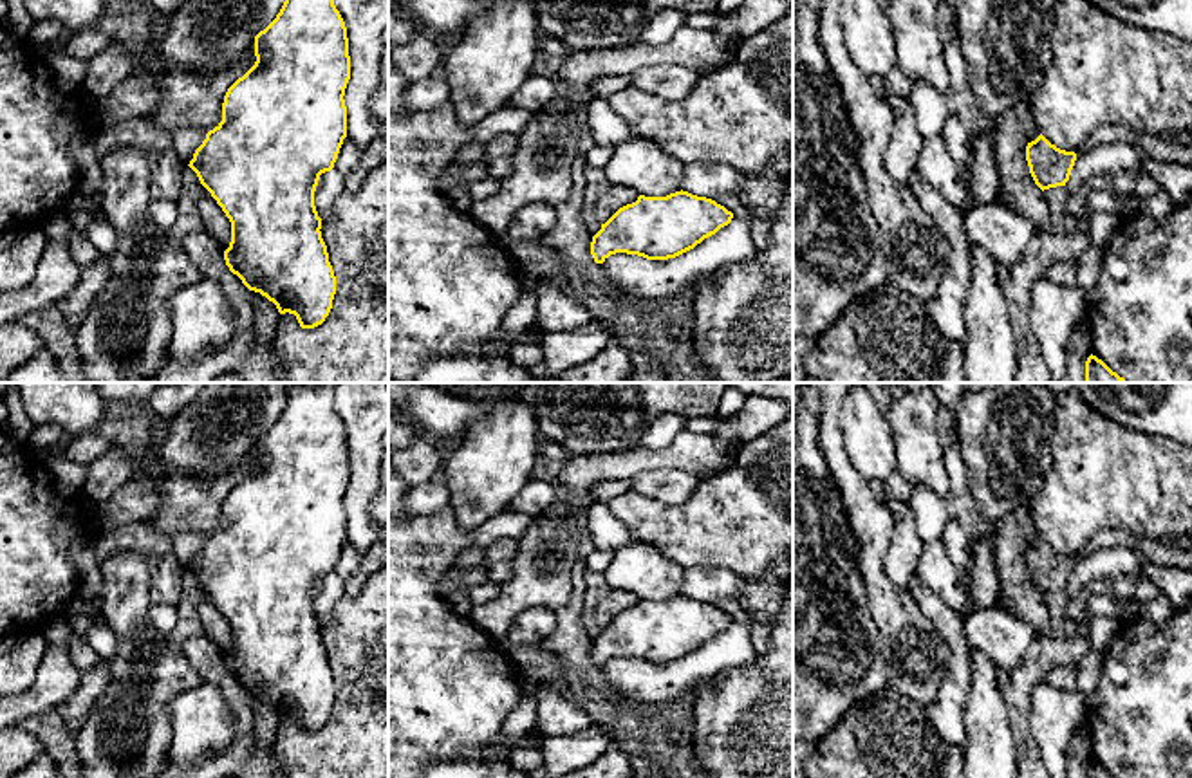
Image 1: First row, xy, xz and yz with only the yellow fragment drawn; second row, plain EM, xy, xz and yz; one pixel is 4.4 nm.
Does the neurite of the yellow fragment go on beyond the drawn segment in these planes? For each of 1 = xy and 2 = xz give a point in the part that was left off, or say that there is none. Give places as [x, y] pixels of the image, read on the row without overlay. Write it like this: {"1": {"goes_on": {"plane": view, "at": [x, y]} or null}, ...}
{"1": {"goes_on": null}, "2": {"goes_on": null}}

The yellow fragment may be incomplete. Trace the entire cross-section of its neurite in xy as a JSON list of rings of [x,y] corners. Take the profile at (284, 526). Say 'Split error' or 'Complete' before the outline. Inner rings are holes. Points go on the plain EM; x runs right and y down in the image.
Complete. [[[309,383],[289,388],[276,422],[255,440],[255,469],[226,496],[222,525],[206,538],[190,572],[231,626],[226,670],[242,688],[273,706],[280,718],[294,718],[302,733],[325,726],[336,699],[336,681],[321,643],[314,610],[320,579],[331,576],[347,542],[345,493],[350,484],[347,431],[334,410],[338,383]]]

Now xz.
Complete. [[[675,596],[666,601],[639,599],[636,607],[619,612],[601,634],[592,641],[591,659],[596,668],[603,668],[610,659],[627,657],[647,664],[675,662],[704,643],[728,630],[733,617],[712,603],[697,601],[688,596]]]

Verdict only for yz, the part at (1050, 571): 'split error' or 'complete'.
complete

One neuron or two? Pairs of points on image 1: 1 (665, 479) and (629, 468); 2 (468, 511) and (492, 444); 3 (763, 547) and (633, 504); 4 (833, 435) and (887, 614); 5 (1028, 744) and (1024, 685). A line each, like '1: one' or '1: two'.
1: two
2: one
3: one
4: one
5: one

